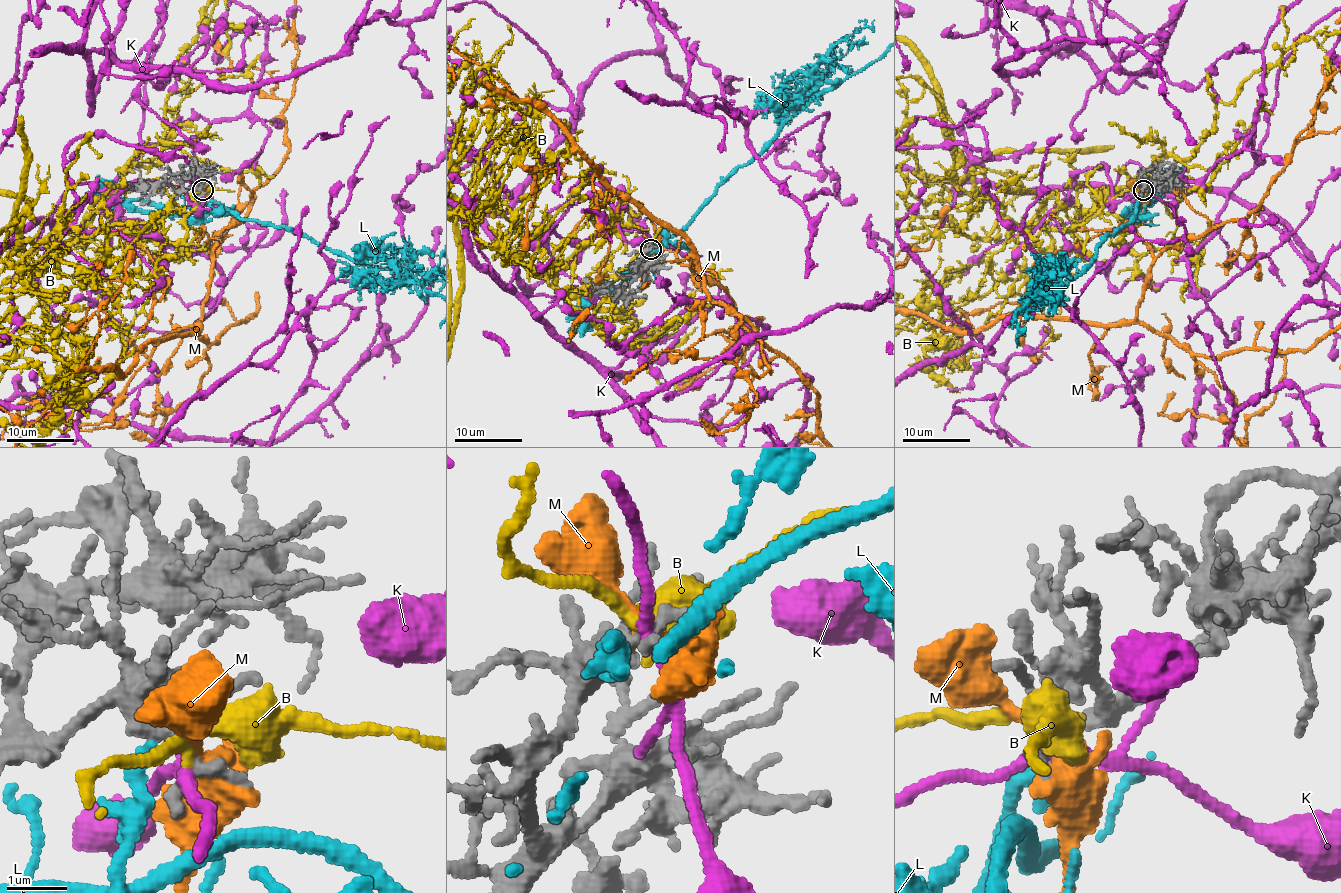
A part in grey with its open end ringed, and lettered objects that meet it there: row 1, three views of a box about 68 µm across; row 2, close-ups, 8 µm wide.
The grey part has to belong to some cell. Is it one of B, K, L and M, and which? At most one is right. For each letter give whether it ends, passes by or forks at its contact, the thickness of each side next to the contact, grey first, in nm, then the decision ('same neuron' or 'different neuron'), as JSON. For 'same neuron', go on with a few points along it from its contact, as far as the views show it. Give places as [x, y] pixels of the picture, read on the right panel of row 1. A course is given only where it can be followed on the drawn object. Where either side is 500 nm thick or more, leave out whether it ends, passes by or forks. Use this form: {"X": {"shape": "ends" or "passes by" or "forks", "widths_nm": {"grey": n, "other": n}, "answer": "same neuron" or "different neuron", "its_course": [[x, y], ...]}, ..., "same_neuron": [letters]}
{"B": {"shape": "forks", "widths_nm": {"grey": 280, "other": 240}, "answer": "different neuron"}, "K": {"shape": "passes by", "widths_nm": {"grey": 320, "other": 180}, "answer": "different neuron"}, "L": {"shape": "ends", "widths_nm": {"grey": 360, "other": 190}, "answer": "different neuron"}, "M": {"shape": "forks", "widths_nm": {"grey": 280, "other": 240}, "answer": "different neuron"}, "same_neuron": []}

